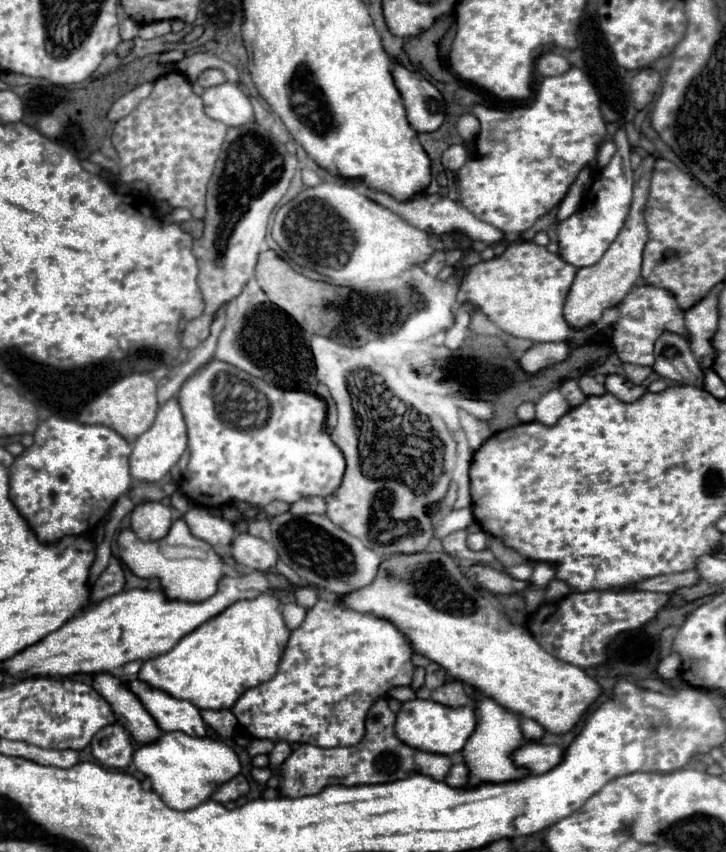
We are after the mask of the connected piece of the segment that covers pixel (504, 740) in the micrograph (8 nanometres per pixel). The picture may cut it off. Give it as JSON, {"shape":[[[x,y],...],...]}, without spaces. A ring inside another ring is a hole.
{"shape":[[[480,696],[476,702],[476,718],[478,726],[462,750],[464,762],[470,768],[470,784],[480,784],[484,780],[516,780],[526,776],[528,772],[524,772],[524,768],[516,768],[510,760],[510,754],[524,742],[518,716],[494,700]]]}

